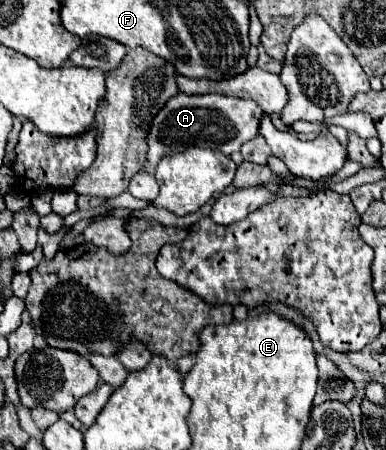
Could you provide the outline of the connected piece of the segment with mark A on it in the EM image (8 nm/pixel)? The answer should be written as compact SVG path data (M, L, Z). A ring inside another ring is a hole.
M177 93L165 107L153 117L153 123L147 131L147 153L145 153L145 167L143 171L153 171L155 165L165 155L175 155L187 151L189 147L205 147L217 149L225 155L239 151L239 147L253 139L259 129L259 119L263 111L257 107L255 101L227 97L227 95L185 95Z

